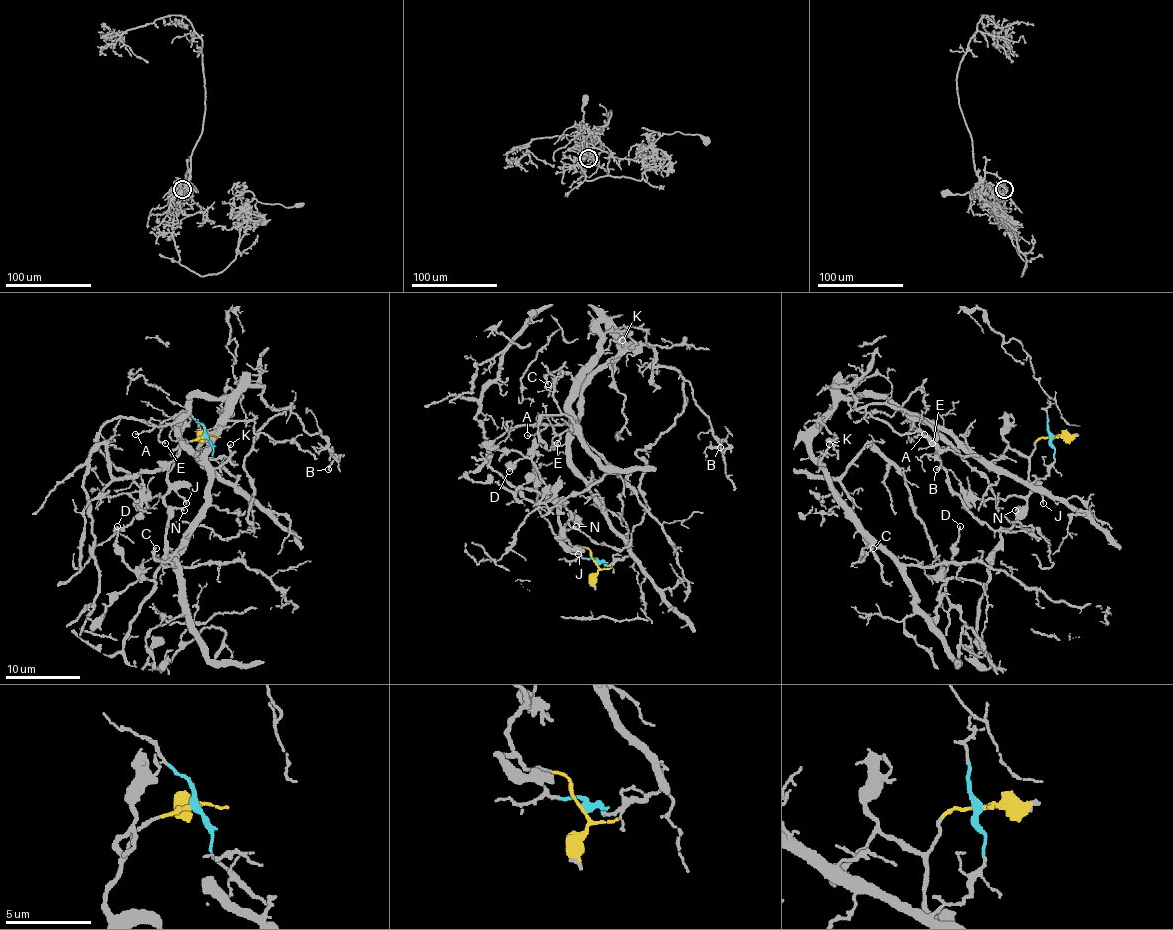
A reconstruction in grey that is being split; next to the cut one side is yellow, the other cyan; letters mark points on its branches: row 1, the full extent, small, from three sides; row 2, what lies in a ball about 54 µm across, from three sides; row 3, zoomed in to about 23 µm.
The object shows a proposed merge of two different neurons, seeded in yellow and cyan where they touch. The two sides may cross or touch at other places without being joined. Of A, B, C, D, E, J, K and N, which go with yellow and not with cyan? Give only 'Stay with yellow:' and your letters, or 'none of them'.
Stay with yellow: D, J, N

